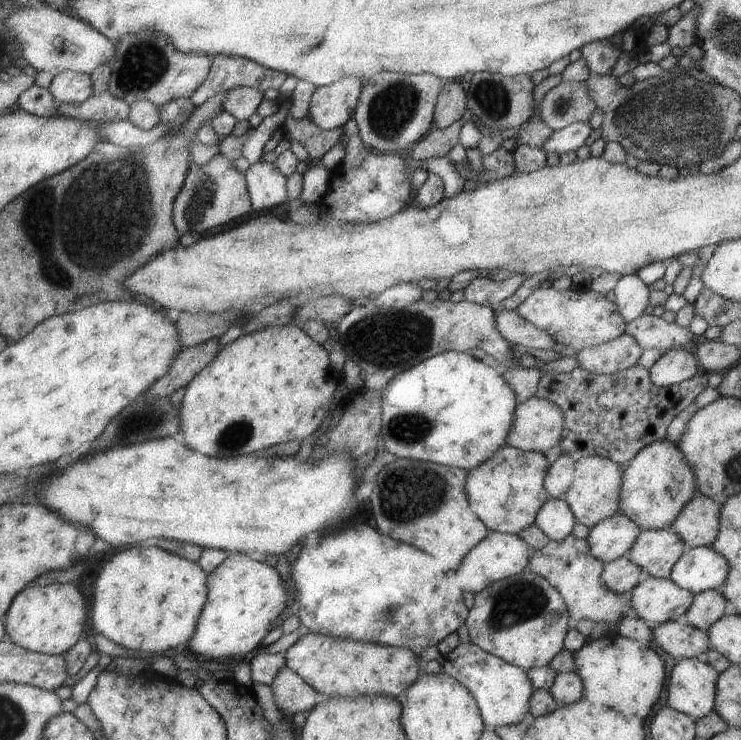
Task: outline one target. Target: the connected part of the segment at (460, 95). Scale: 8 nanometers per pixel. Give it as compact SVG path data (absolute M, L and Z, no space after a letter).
M448 79L443 83L435 106L434 127L443 129L459 121L466 112L466 108L468 108L466 89L460 80Z

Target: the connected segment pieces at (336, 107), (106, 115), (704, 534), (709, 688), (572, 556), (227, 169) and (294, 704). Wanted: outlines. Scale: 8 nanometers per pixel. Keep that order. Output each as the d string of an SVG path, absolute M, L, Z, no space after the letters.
M353 76L317 87L308 116L324 130L342 129L354 116L362 87L361 79Z
M110 91L101 95L92 95L84 102L60 103L57 101L59 114L81 121L108 122L129 120L131 106L124 99L116 98Z
M696 491L676 520L668 526L690 547L711 546L719 531L721 504Z
M697 657L677 660L670 674L667 704L696 720L715 710L719 672Z
M531 524L519 534L531 548L530 570L538 573L560 591L566 603L572 623L582 619L594 622L608 623L611 628L626 615L636 617L637 612L630 600L625 600L623 594L606 588L602 582L604 565L599 558L591 555L587 539L578 538L573 532L565 540L551 541L538 525Z
M220 151L203 166L197 166L192 160L184 184L174 201L173 221L180 234L198 232L203 235L212 228L251 214L252 210L245 174L234 166L231 158Z
M284 665L270 684L275 704L288 718L298 712L308 712L322 701L326 695L313 689L297 672Z

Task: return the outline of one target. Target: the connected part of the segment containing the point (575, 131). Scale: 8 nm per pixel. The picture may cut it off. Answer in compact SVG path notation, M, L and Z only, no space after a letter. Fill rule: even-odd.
M572 123L563 129L552 131L552 134L541 144L547 153L553 152L559 155L576 151L584 145L586 138L590 136L592 126L588 123Z

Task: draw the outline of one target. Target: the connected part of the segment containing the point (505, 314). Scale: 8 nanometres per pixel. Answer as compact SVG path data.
M516 309L495 310L495 325L500 334L511 344L548 350L556 343L548 332L536 328L531 322L522 318Z

